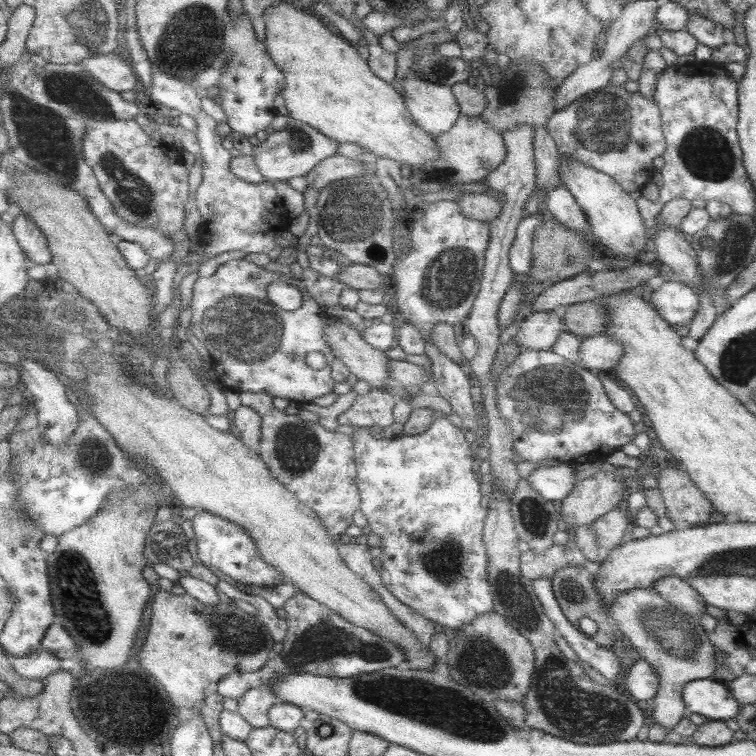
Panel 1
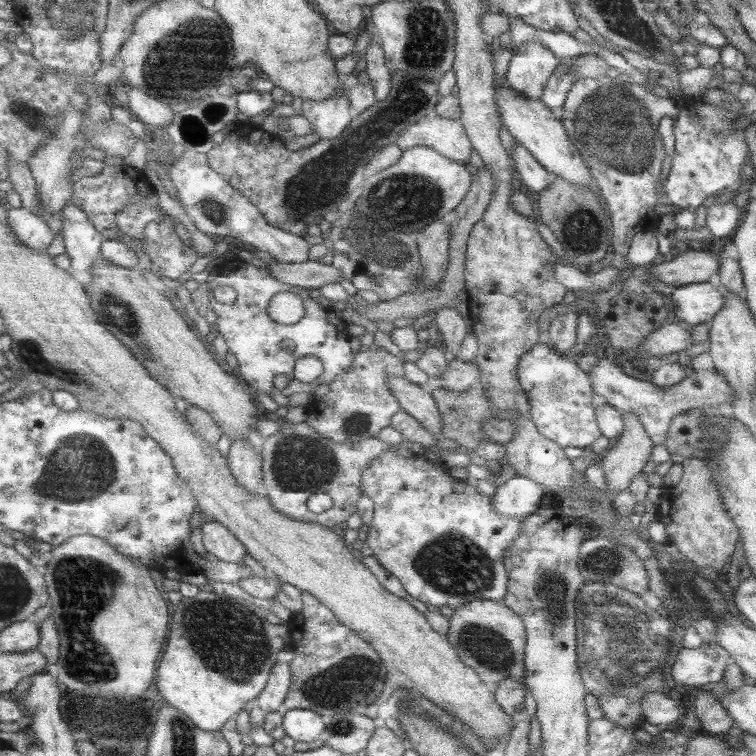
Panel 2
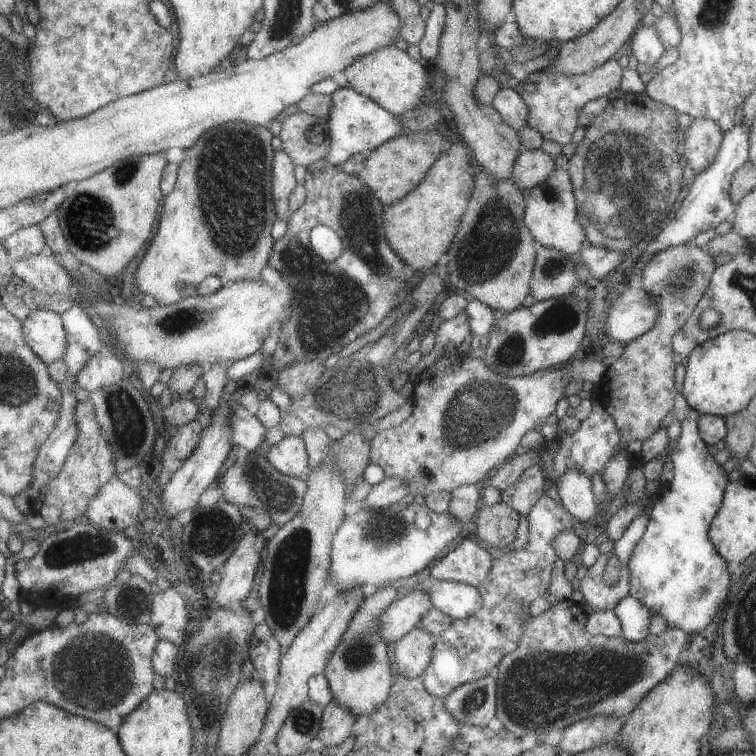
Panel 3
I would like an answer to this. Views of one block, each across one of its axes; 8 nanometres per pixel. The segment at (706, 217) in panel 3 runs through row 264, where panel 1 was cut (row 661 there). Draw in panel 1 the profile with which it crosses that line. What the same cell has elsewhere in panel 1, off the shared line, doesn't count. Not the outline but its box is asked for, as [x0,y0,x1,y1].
[625,660,659,700]

